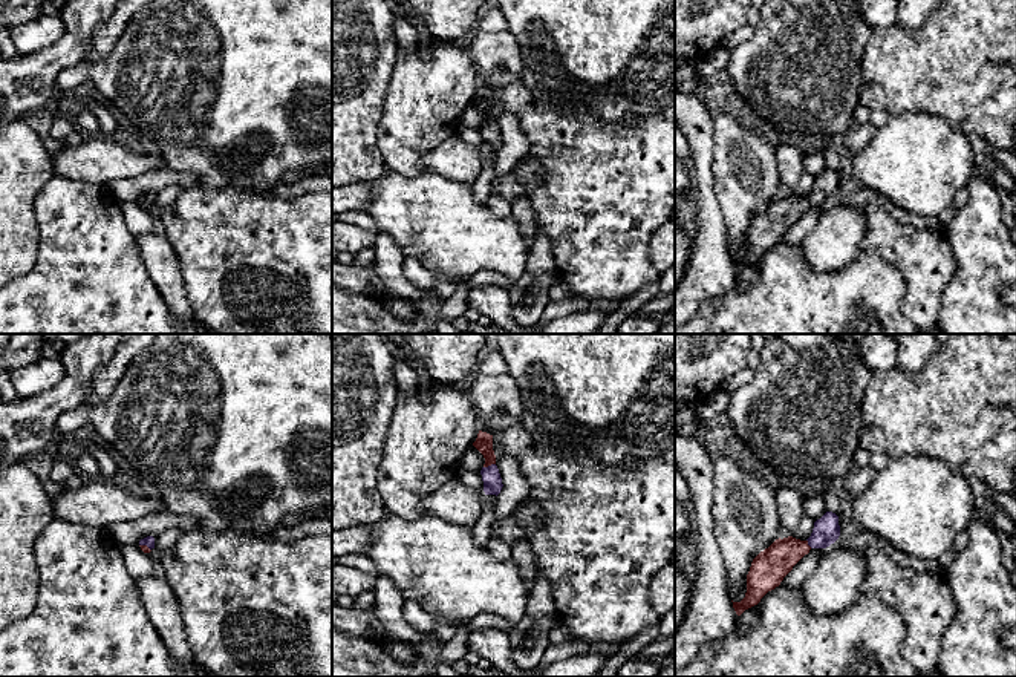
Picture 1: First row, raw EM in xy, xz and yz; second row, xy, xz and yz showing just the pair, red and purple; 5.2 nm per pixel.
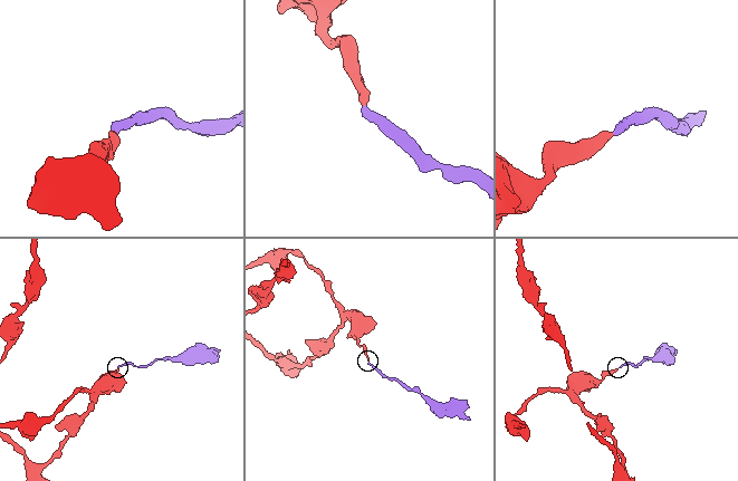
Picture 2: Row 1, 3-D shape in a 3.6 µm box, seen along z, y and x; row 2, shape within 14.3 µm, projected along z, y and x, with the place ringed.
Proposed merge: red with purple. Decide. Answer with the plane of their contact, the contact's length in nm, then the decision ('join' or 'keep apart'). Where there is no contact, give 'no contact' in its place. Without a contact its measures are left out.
contact in xz; length 70 nm; join

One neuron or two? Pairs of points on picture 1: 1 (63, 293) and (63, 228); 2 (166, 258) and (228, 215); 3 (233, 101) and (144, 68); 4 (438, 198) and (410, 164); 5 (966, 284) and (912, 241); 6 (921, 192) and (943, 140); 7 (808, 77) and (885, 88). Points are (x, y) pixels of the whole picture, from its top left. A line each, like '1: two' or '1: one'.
1: one
2: two
3: one
4: two
5: two
6: one
7: two

